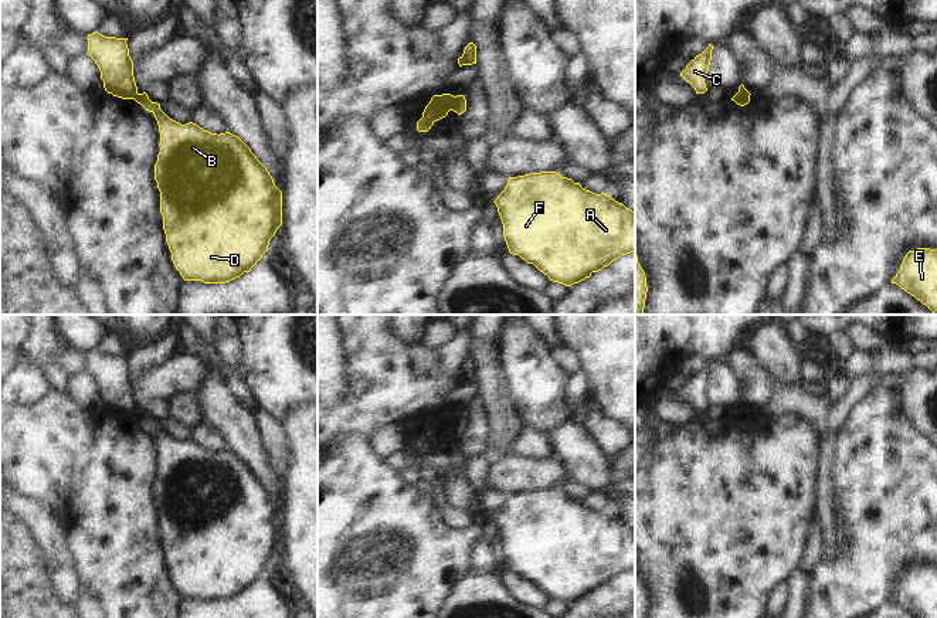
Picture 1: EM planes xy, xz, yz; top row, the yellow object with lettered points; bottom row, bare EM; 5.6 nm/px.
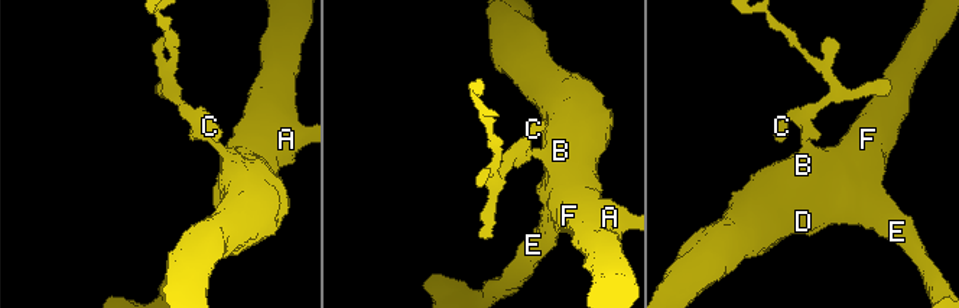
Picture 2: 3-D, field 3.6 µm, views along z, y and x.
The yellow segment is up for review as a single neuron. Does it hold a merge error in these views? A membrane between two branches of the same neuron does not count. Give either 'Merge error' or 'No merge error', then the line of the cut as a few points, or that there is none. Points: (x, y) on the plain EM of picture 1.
Merge error. Split along xz (454, 414), (451, 427)

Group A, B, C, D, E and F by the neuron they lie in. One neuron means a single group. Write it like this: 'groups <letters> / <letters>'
groups A B D E F / C

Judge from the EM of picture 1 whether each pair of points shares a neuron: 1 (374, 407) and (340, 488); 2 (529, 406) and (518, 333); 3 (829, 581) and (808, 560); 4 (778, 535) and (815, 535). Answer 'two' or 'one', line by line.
1: two
2: one
3: two
4: two

